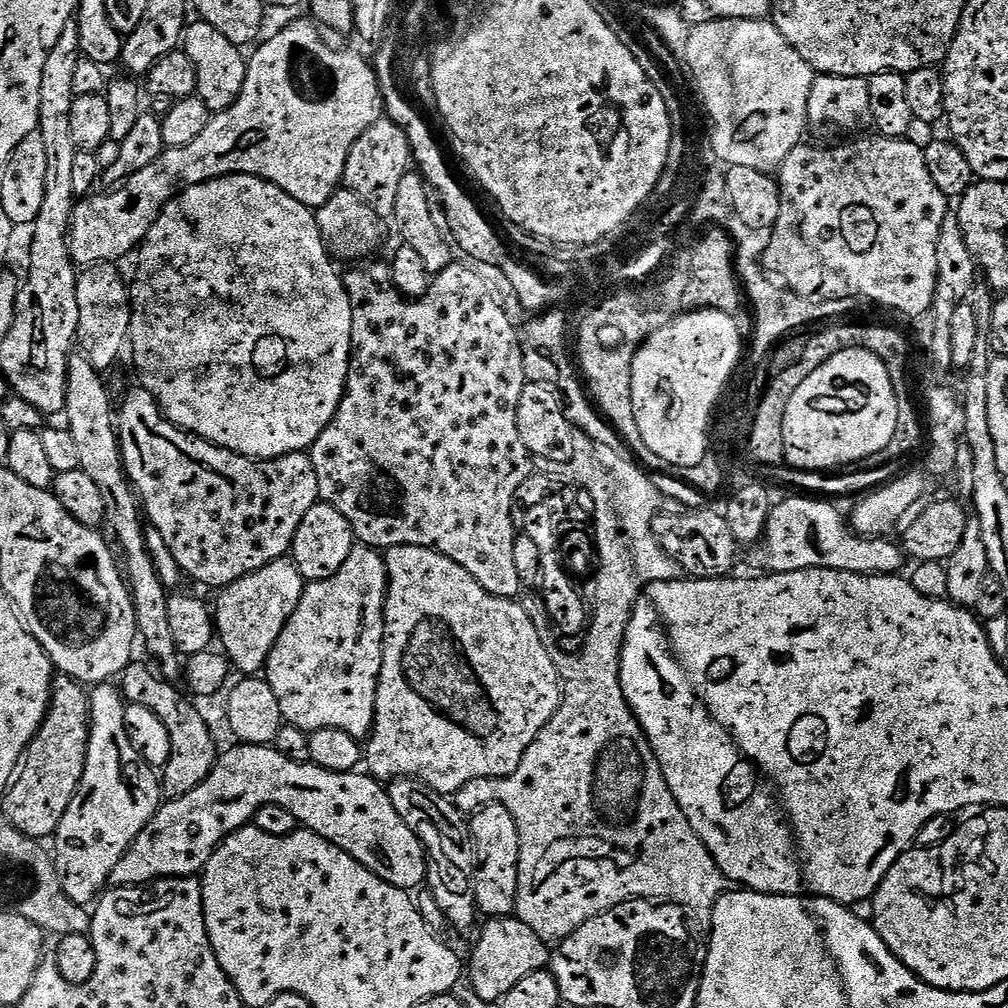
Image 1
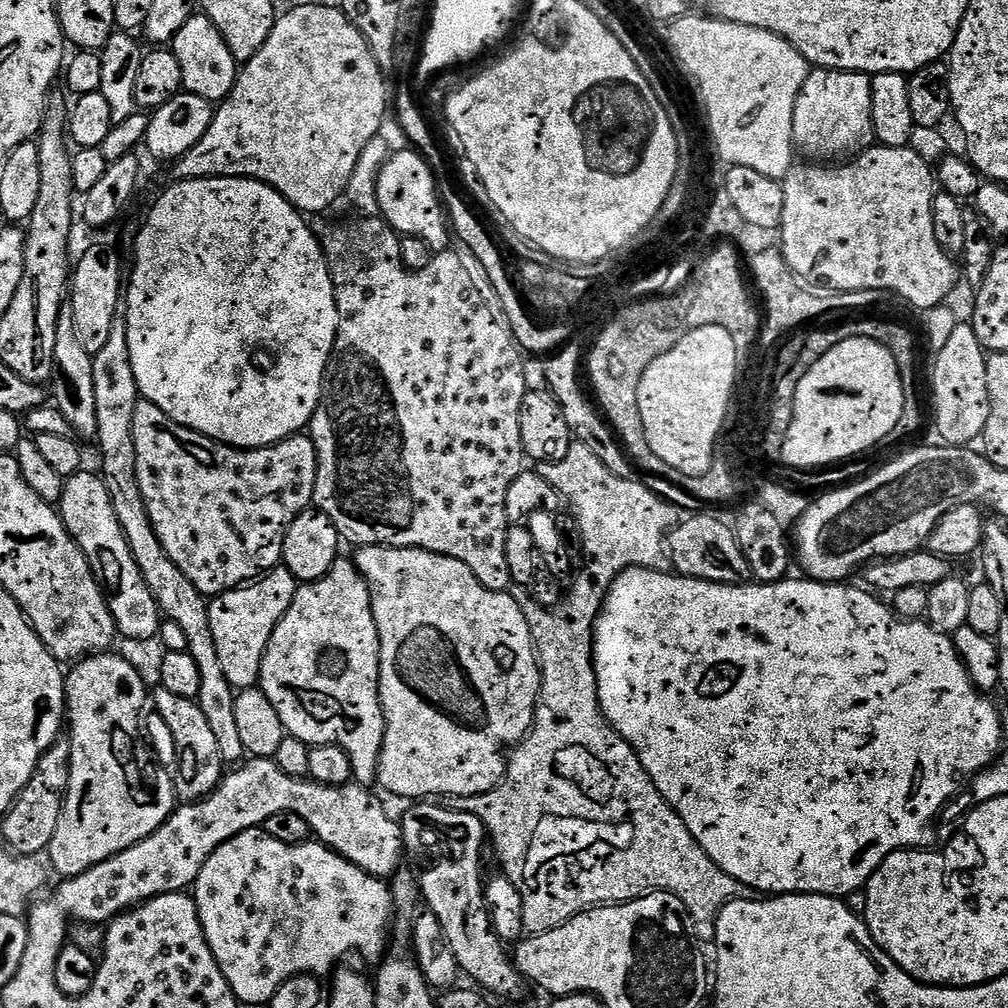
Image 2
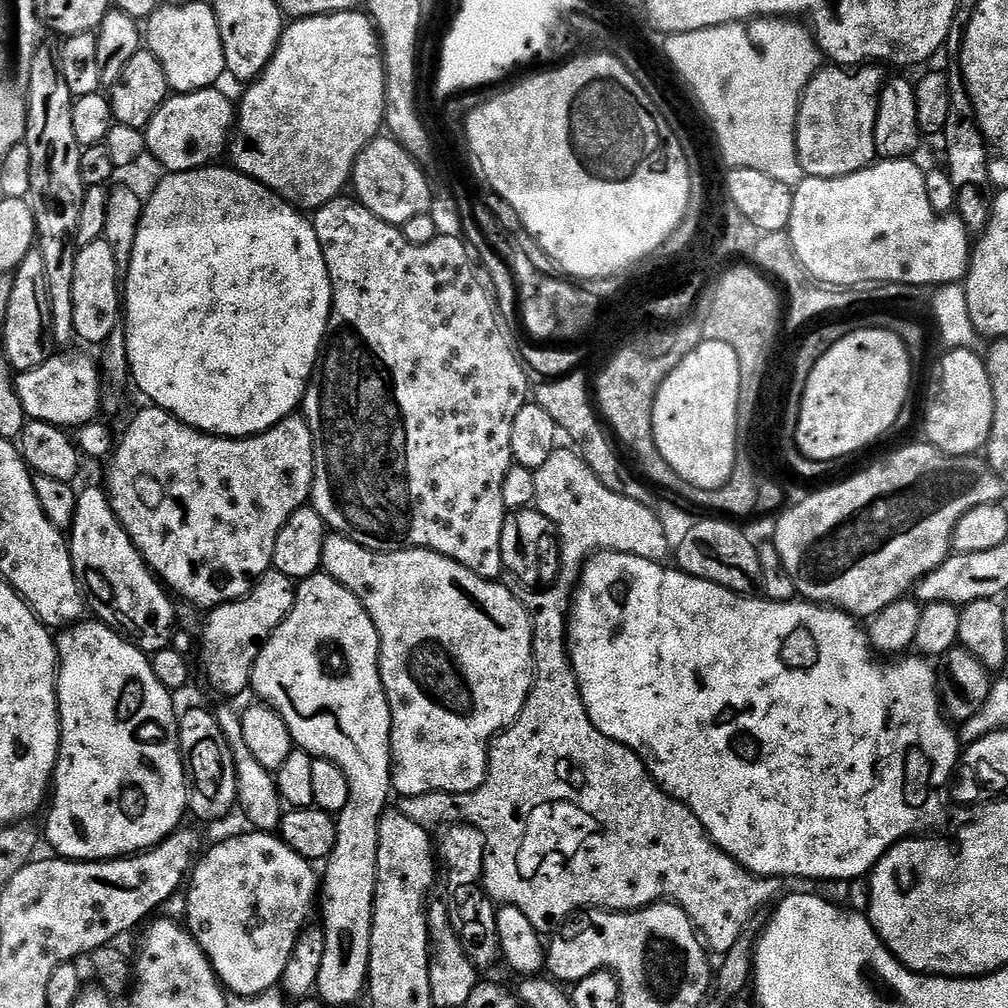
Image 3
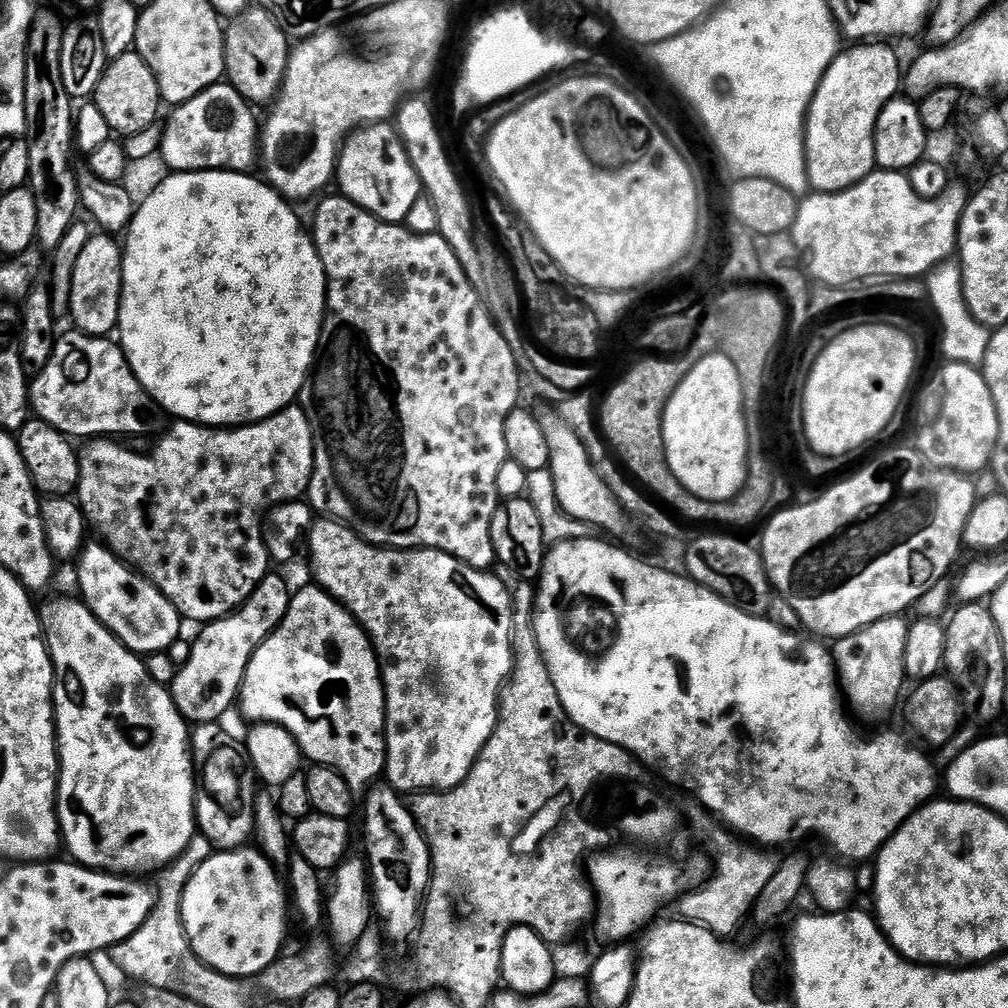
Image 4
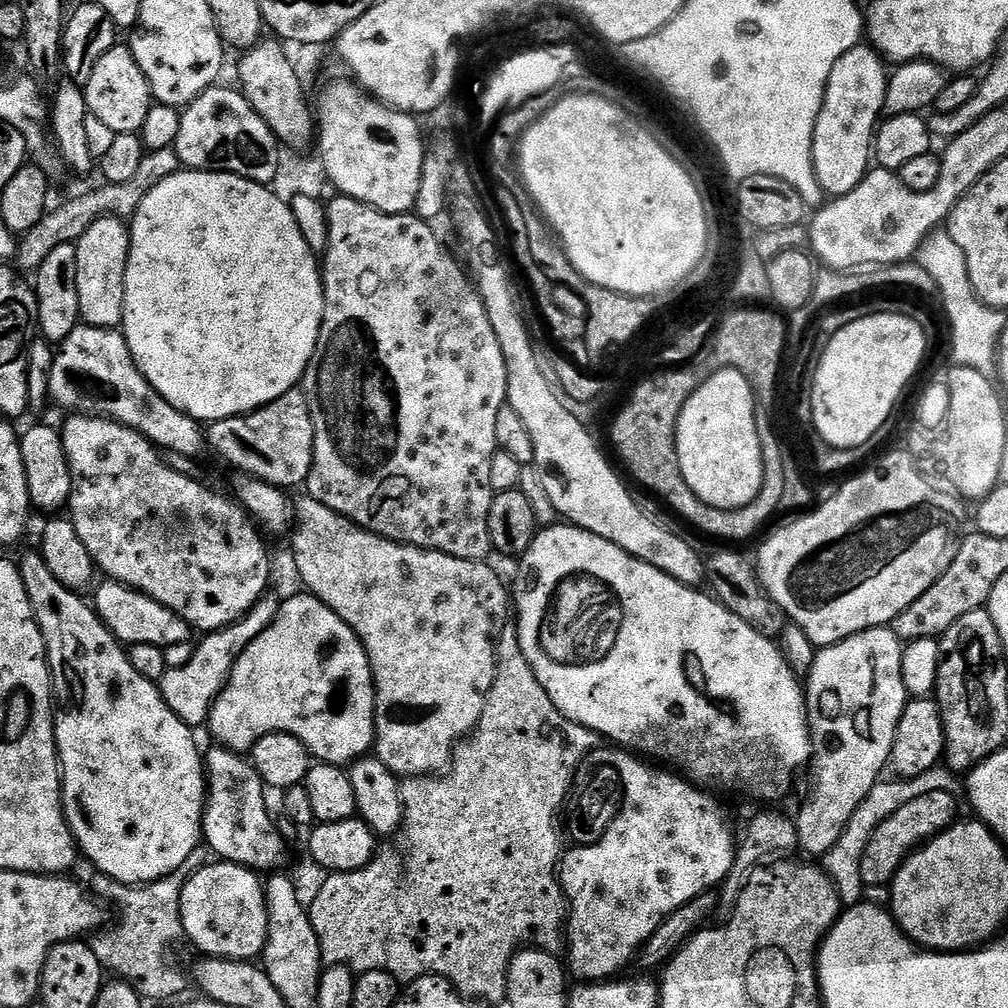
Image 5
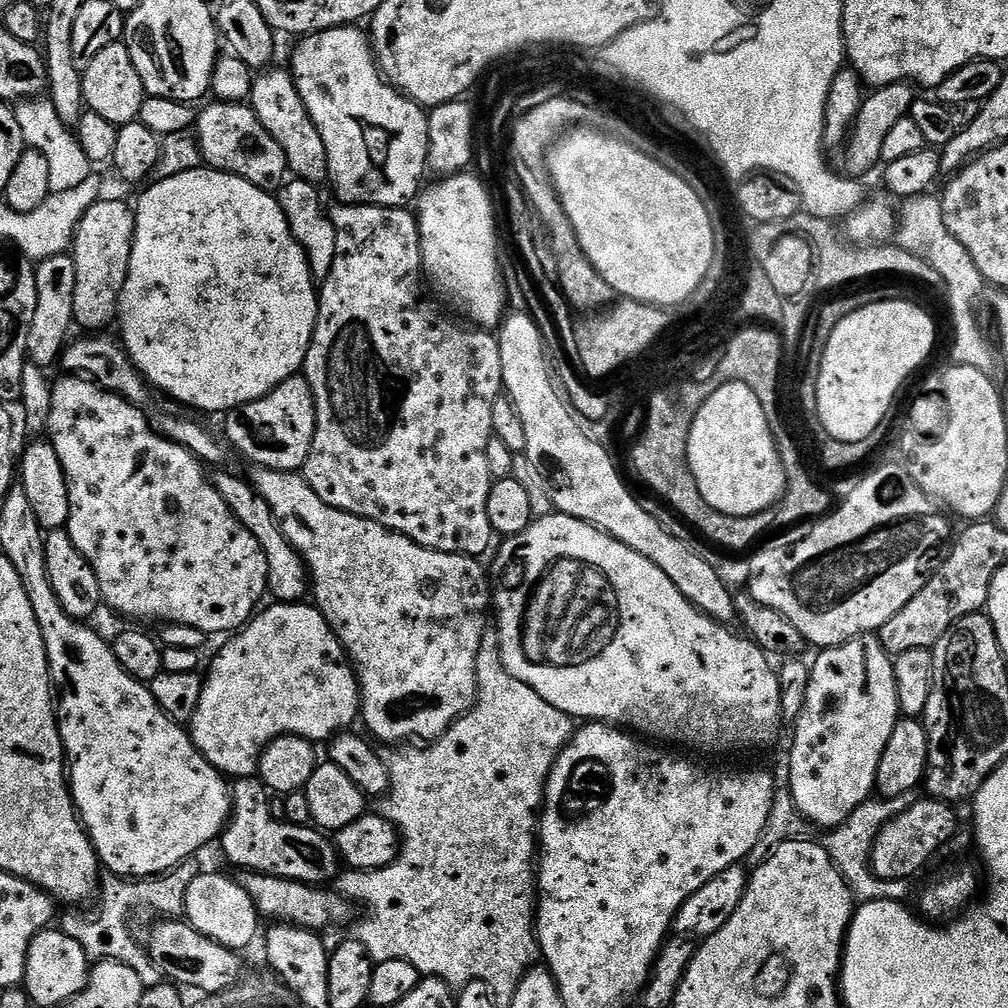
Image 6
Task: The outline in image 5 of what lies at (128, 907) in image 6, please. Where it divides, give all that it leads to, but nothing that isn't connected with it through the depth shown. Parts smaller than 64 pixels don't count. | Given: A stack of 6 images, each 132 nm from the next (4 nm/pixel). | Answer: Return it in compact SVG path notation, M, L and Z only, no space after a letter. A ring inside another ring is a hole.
M201 844L191 852L190 857L178 870L139 888L120 884L104 873L93 875L91 891L99 899L116 902L122 910L123 920L117 929L109 927L104 933L95 935L91 939L95 957L105 971L114 972L120 975L117 977L123 981L131 983L145 1001L160 1002L176 998L188 984L185 972L174 966L172 956L174 946L184 936L181 922L181 892L189 877L198 869L204 868L211 856L211 851Z

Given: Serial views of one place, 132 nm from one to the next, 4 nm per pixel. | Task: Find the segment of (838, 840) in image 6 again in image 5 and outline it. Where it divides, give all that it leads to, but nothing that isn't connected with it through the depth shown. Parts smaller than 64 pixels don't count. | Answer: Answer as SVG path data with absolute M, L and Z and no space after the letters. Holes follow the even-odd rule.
M942 764L923 771L922 774L913 776L909 780L896 778L893 781L877 781L875 786L871 788L870 794L859 804L858 810L851 816L848 827L840 836L839 842L832 848L830 856L823 859L823 869L828 873L829 879L836 885L837 896L845 907L852 907L863 899L864 885L860 878L860 862L869 838L882 821L887 820L894 811L902 808L906 802L920 798L920 796L929 792L948 792L958 798L966 790L965 783L950 768Z

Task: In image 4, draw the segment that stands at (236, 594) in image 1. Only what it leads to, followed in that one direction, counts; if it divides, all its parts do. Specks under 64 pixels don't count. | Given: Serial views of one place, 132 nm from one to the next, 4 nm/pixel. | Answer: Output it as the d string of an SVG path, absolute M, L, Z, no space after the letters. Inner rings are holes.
M269 574L252 591L251 598L241 604L235 612L229 616L223 616L220 620L205 623L201 627L204 629L201 630L200 637L192 640L190 662L179 665L174 682L170 685L172 701L178 706L178 710L184 715L185 720L196 726L223 721L223 716L237 703L240 687L246 674L246 666L250 662L254 650L258 650L258 646L262 646L264 639L280 625L282 618L288 612L288 603L292 601L292 598L293 593L288 592L287 582L280 576Z

